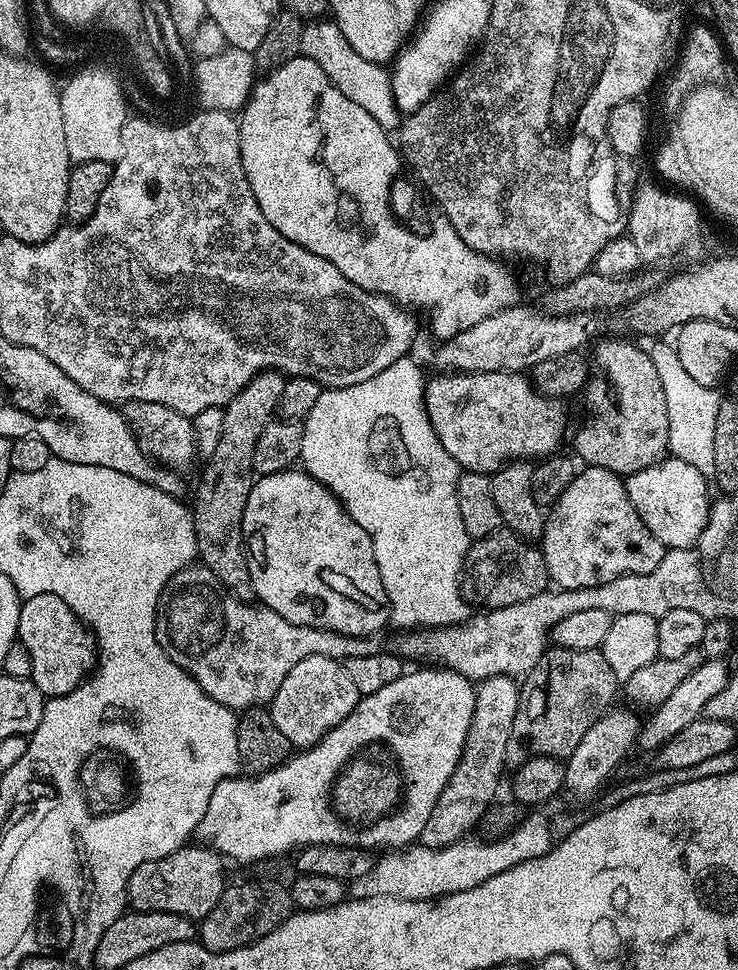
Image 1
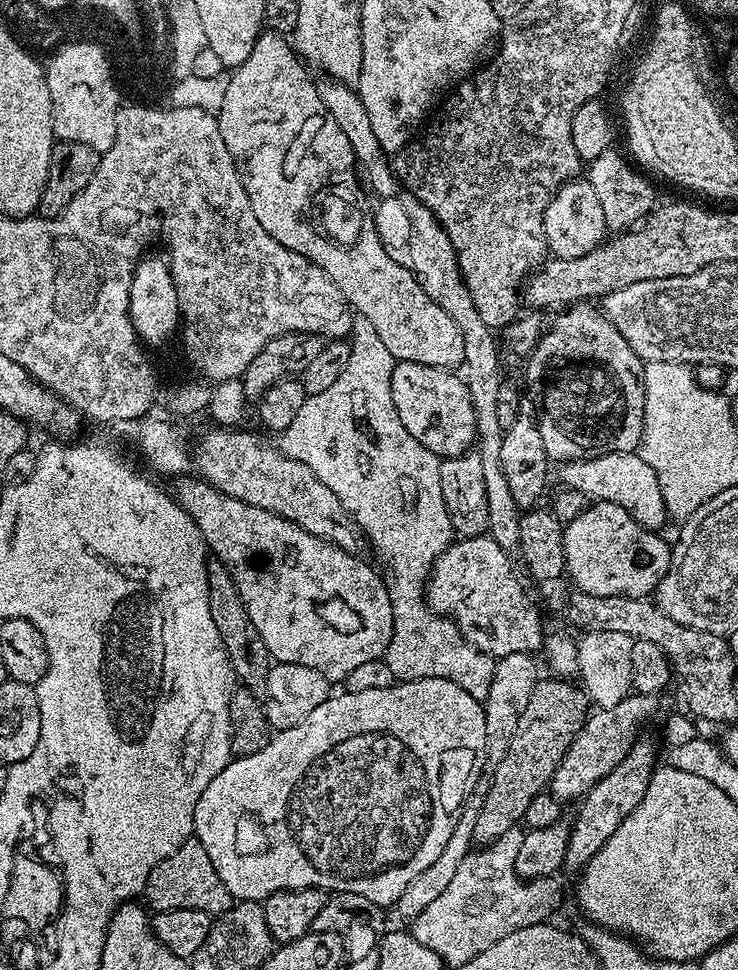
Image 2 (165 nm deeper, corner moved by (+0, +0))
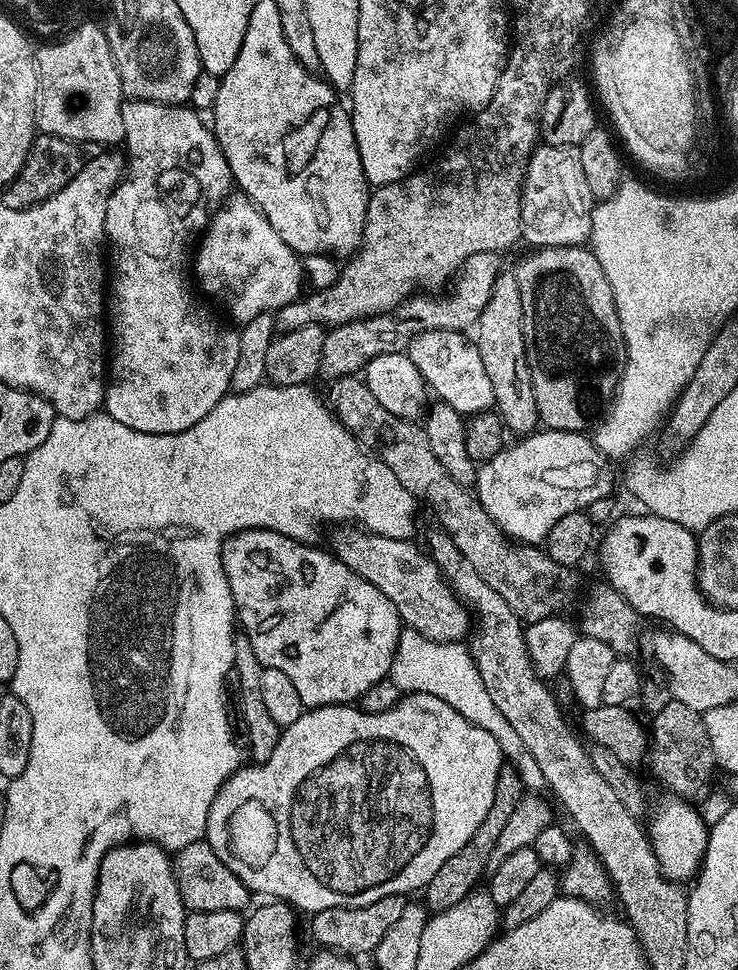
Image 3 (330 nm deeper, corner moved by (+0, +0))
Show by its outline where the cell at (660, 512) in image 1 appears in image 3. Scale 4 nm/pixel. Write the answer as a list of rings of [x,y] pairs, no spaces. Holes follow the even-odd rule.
[[[537,430],[477,467],[476,500],[509,541],[543,545],[550,529],[566,514],[586,510],[590,502],[613,495],[613,465],[586,437],[584,432]]]

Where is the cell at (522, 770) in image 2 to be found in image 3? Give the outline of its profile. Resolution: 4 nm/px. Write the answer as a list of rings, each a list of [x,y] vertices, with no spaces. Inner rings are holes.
[[[505,766],[500,769],[498,782],[496,783],[496,793],[494,802],[490,810],[486,810],[486,818],[482,818],[482,826],[474,830],[470,842],[458,850],[451,858],[446,858],[446,862],[434,873],[434,878],[422,889],[422,900],[429,913],[435,914],[444,910],[449,910],[452,906],[457,906],[468,895],[472,894],[477,887],[476,884],[485,877],[488,872],[488,863],[490,862],[490,850],[494,850],[494,842],[502,835],[502,829],[506,827],[506,822],[510,819],[510,814],[518,806],[522,795],[522,780],[518,775],[517,769],[512,766]]]

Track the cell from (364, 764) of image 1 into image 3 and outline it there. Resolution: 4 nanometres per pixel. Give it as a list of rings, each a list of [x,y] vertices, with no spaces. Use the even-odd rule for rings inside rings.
[[[409,692],[401,695],[399,702],[393,708],[382,710],[381,712],[364,712],[359,706],[353,706],[352,704],[331,704],[330,706],[305,710],[298,718],[298,722],[294,722],[291,726],[281,731],[278,746],[274,746],[274,754],[270,754],[270,758],[266,762],[261,764],[252,762],[249,763],[249,768],[247,766],[237,768],[236,773],[220,787],[218,794],[209,803],[210,814],[208,815],[206,839],[208,845],[214,850],[214,854],[218,854],[218,858],[222,858],[222,862],[226,862],[226,866],[230,866],[230,870],[234,870],[234,874],[238,874],[241,882],[248,887],[249,893],[261,892],[264,898],[271,898],[273,901],[284,901],[284,903],[291,905],[293,909],[299,910],[301,913],[304,911],[305,914],[330,910],[331,908],[370,906],[387,896],[404,896],[409,894],[408,892],[414,891],[415,888],[416,891],[424,889],[430,882],[430,878],[434,878],[434,873],[446,862],[446,858],[451,858],[454,854],[458,854],[458,850],[462,850],[462,846],[466,846],[466,842],[470,842],[474,830],[478,830],[478,826],[482,826],[482,818],[486,818],[486,810],[490,810],[490,806],[494,802],[498,774],[500,769],[505,767],[505,764],[506,757],[502,754],[498,742],[494,742],[494,734],[486,734],[486,730],[482,730],[482,726],[474,726],[469,720],[462,718],[462,714],[458,714],[458,710],[454,710],[454,706],[449,706],[446,702],[442,702],[442,698],[434,698],[434,694]]]

